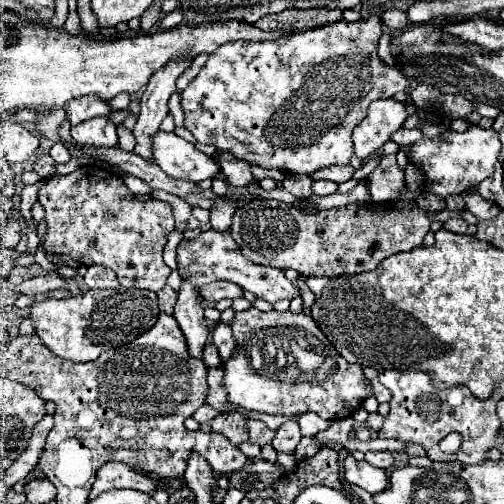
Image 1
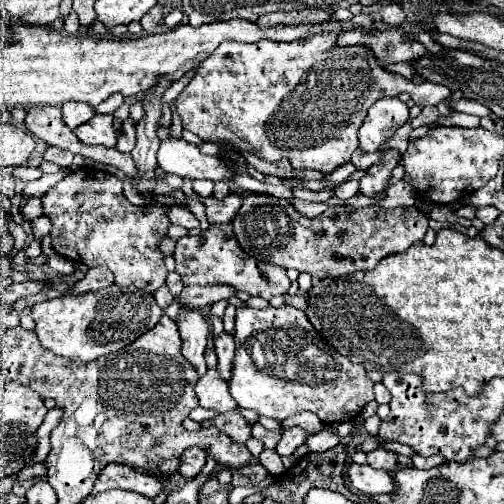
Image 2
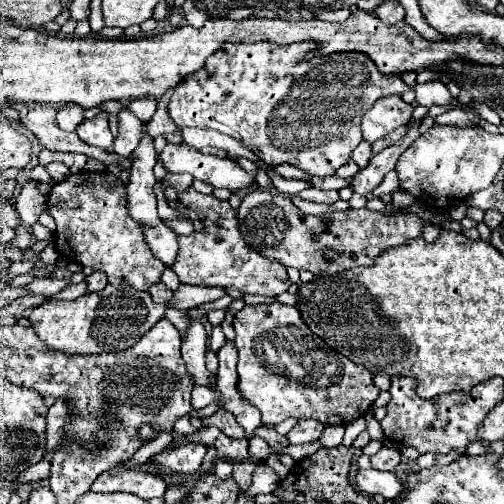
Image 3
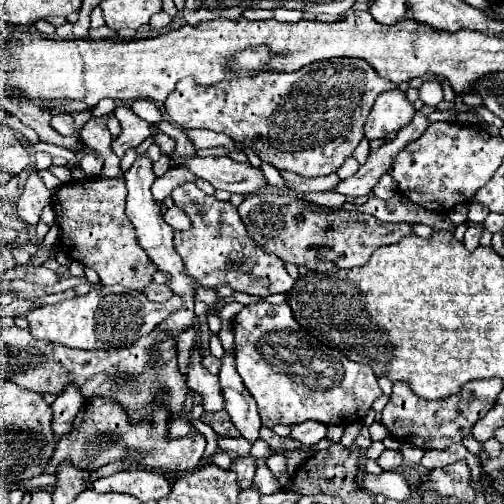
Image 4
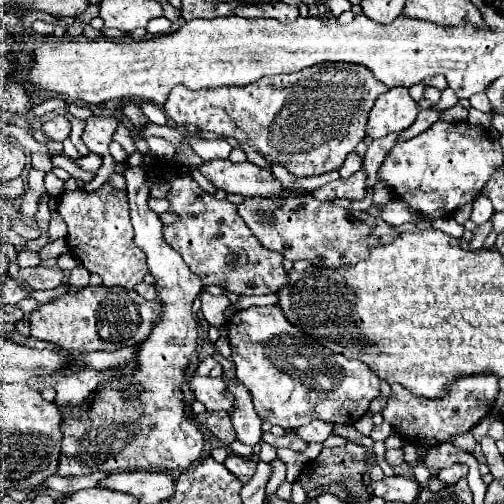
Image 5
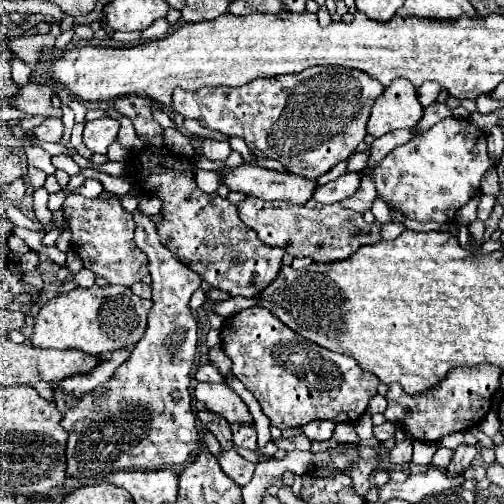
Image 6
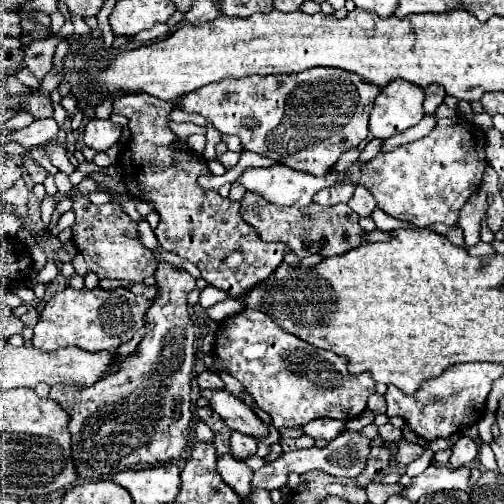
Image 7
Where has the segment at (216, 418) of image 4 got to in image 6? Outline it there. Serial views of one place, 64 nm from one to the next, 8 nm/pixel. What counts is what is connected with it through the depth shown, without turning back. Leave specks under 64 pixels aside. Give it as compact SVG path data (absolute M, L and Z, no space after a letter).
M202 410L202 412L198 412L198 420L204 424L204 428L208 428L216 436L216 440L220 442L220 448L222 450L230 450L234 446L232 444L230 424L222 416L216 416L210 410Z

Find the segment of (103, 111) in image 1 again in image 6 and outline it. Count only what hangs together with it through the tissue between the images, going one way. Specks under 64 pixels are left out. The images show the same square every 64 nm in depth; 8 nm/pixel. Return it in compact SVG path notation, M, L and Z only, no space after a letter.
M46 118L40 126L26 132L26 138L32 142L58 142L62 138L64 126L60 118Z

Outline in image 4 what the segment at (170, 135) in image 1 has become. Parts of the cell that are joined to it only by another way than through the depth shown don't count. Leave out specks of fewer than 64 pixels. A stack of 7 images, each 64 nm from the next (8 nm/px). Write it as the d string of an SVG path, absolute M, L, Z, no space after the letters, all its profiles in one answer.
M178 158L180 166L190 168L198 178L208 180L218 190L228 190L236 194L256 194L268 186L260 168L248 162L234 162L232 158Z

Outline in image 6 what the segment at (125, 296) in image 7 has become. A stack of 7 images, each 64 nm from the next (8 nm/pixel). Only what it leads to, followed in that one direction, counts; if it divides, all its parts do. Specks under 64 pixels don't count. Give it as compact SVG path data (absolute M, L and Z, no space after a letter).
M92 286L76 288L68 294L58 294L48 300L34 322L32 344L38 348L78 348L88 354L106 354L118 348L134 348L144 336L148 308L152 300L144 300L132 294L126 286Z

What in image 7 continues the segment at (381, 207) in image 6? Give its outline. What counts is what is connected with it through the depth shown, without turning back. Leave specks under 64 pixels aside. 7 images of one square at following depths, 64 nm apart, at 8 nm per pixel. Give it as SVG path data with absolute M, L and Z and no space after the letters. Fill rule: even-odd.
M376 208L372 212L372 220L376 224L376 230L384 230L384 232L390 232L390 230L396 230L396 228L402 228L402 226L410 226L408 222L394 222L392 216L384 214L380 208ZM434 224L434 226L430 226L430 228L432 228L432 230L436 230L438 234L444 234L452 244L456 244L456 246L464 246L462 228L458 228L458 226L450 228L450 226L446 226L446 224Z

